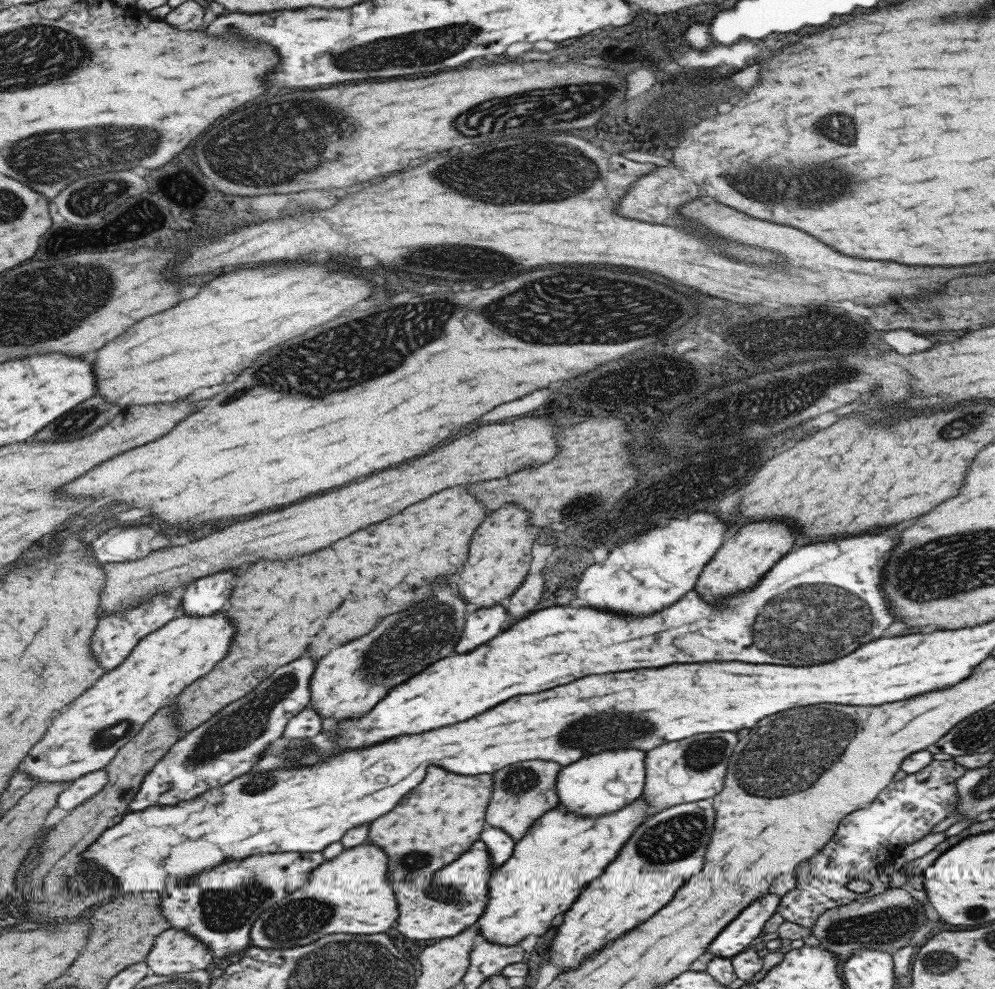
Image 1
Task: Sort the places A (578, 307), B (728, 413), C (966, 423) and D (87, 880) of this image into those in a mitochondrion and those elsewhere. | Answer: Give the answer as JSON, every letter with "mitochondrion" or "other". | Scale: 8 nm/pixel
{"A":"mitochondrion","B":"mitochondrion","C":"mitochondrion","D":"mitochondrion"}

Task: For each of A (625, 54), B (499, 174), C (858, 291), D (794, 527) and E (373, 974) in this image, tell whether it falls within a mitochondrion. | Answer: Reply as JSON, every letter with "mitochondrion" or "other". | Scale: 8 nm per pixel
{"A":"other","B":"mitochondrion","C":"other","D":"other","E":"mitochondrion"}

